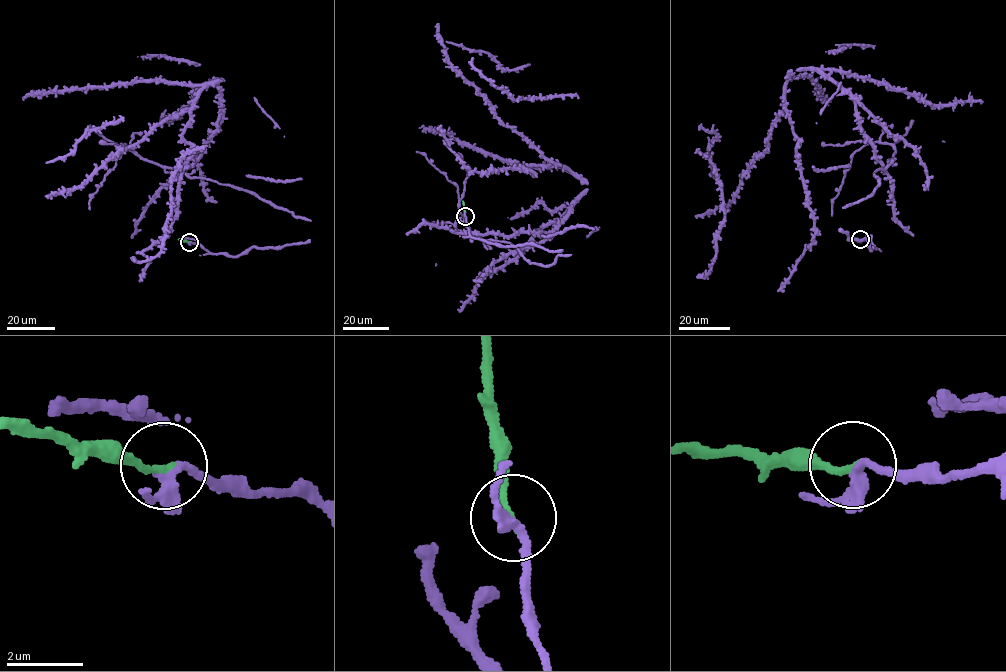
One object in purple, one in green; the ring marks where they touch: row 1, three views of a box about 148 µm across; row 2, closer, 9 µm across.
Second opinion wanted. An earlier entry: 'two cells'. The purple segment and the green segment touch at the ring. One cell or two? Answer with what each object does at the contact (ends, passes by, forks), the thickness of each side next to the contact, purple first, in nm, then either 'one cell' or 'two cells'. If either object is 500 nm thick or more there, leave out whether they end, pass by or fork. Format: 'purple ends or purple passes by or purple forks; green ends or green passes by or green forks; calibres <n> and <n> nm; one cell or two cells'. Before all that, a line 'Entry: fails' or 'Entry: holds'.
Entry: fails
purple passes by; green ends; calibres 260 and 190 nm; one cell

